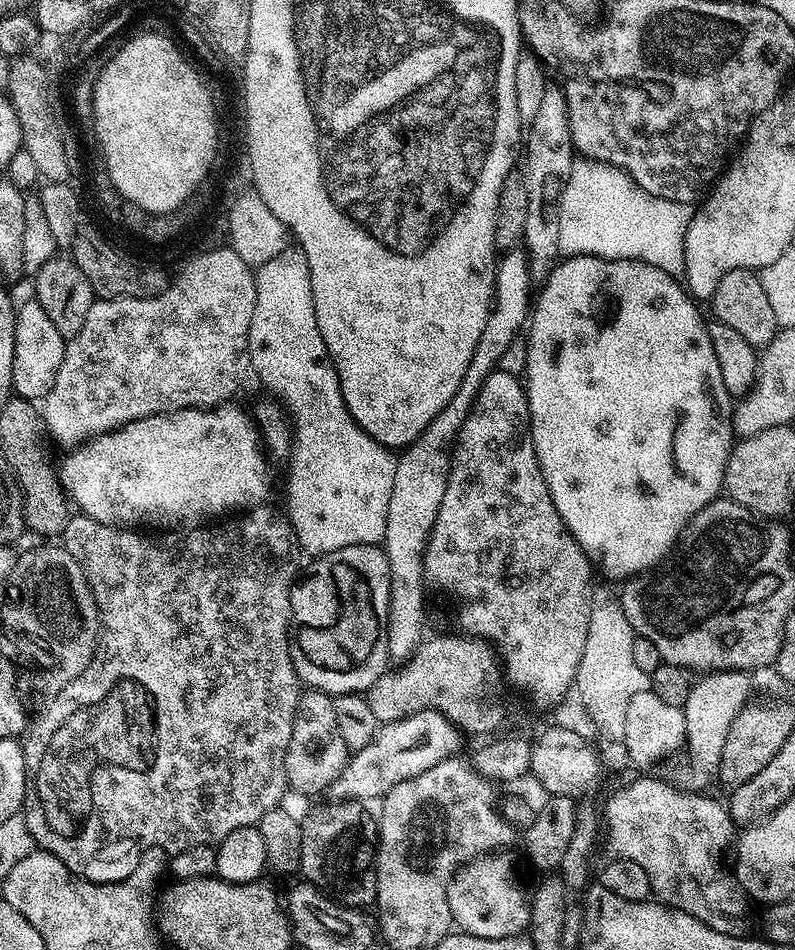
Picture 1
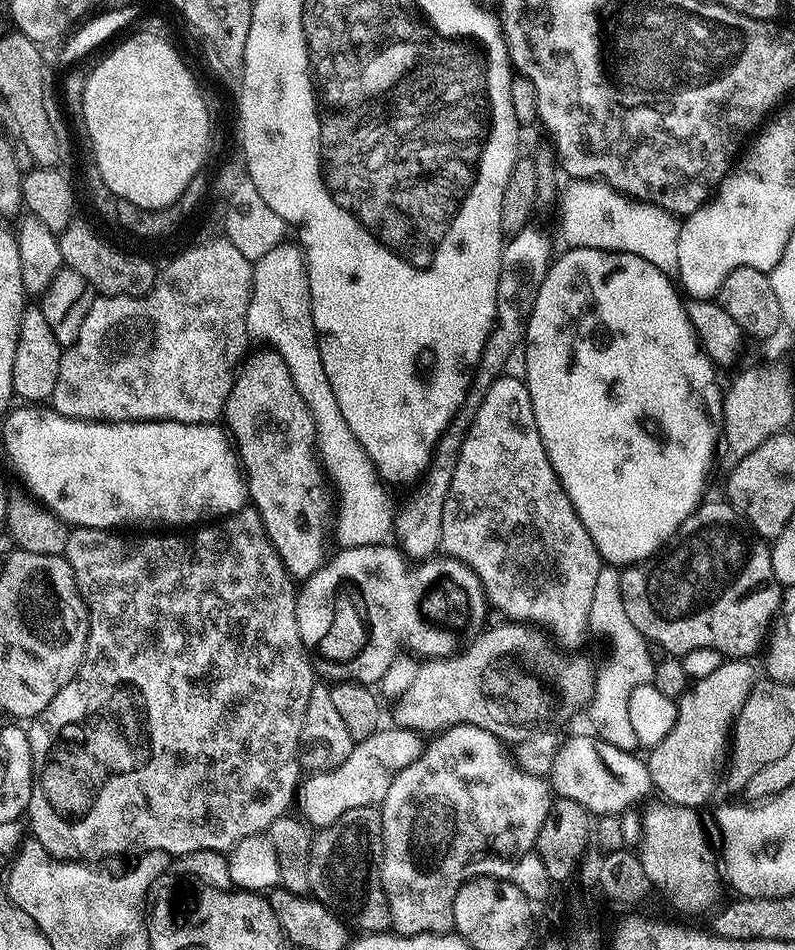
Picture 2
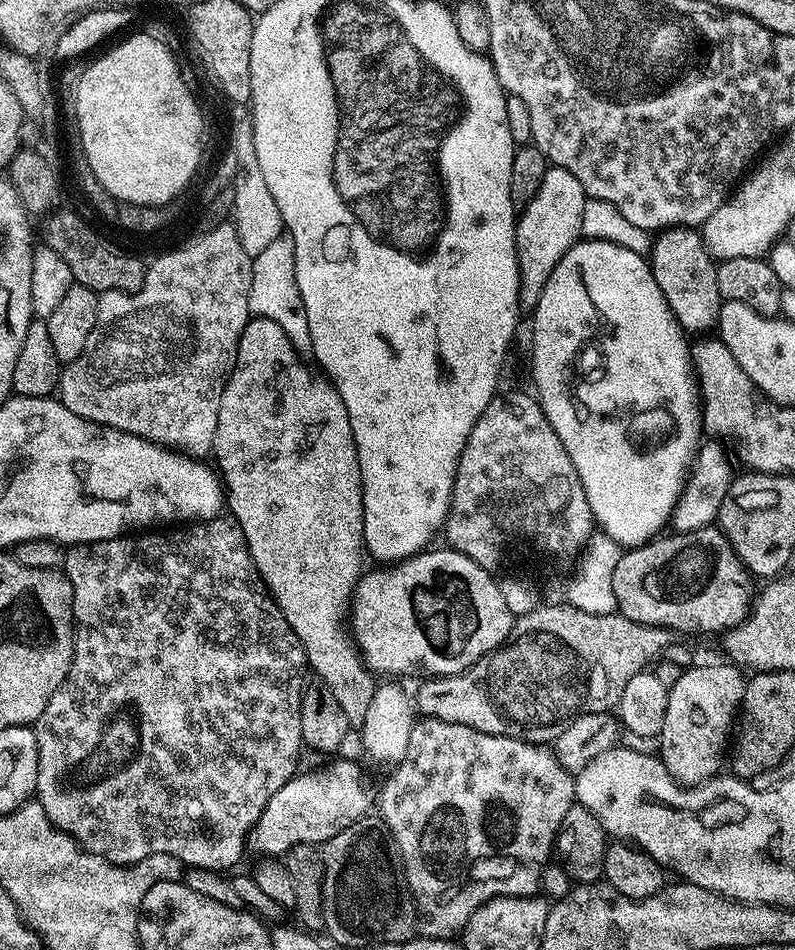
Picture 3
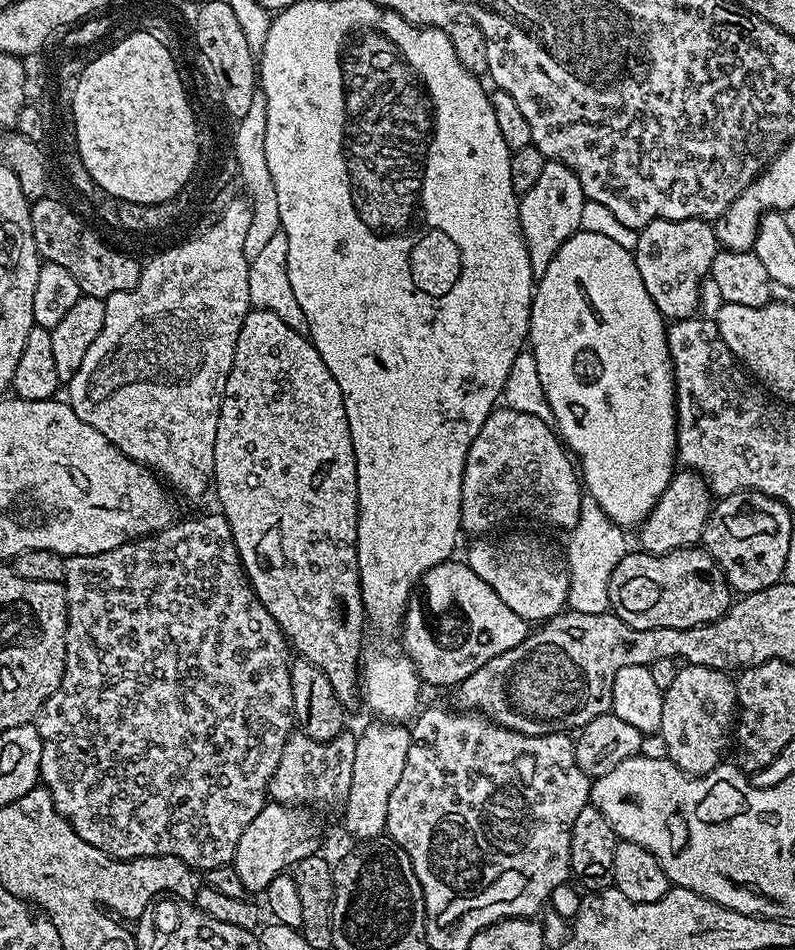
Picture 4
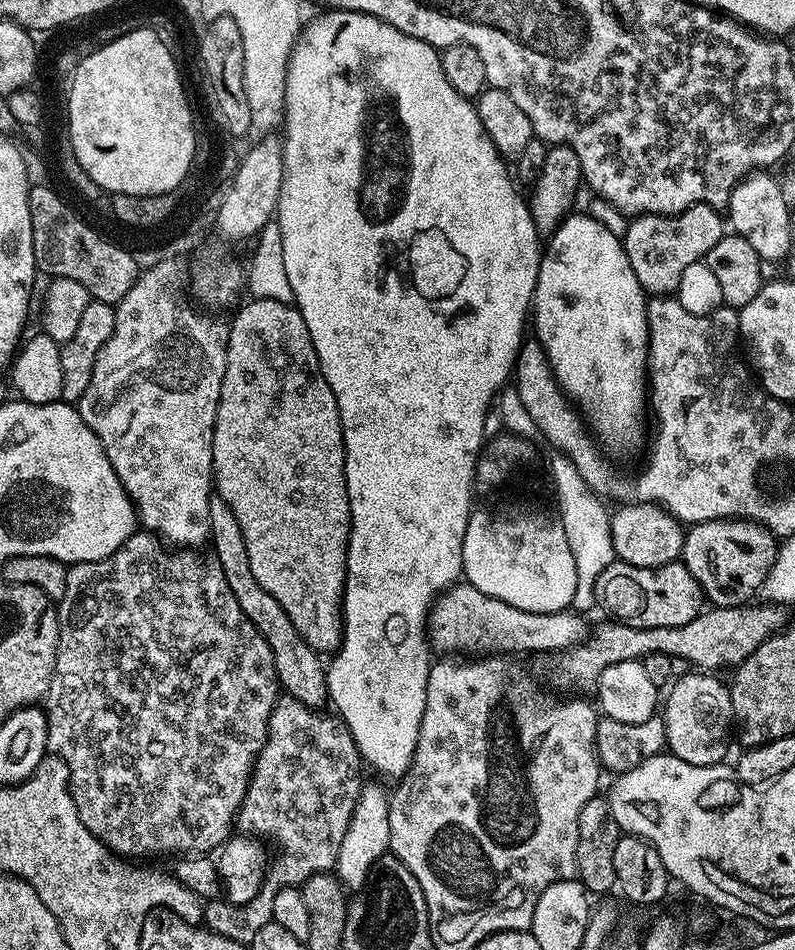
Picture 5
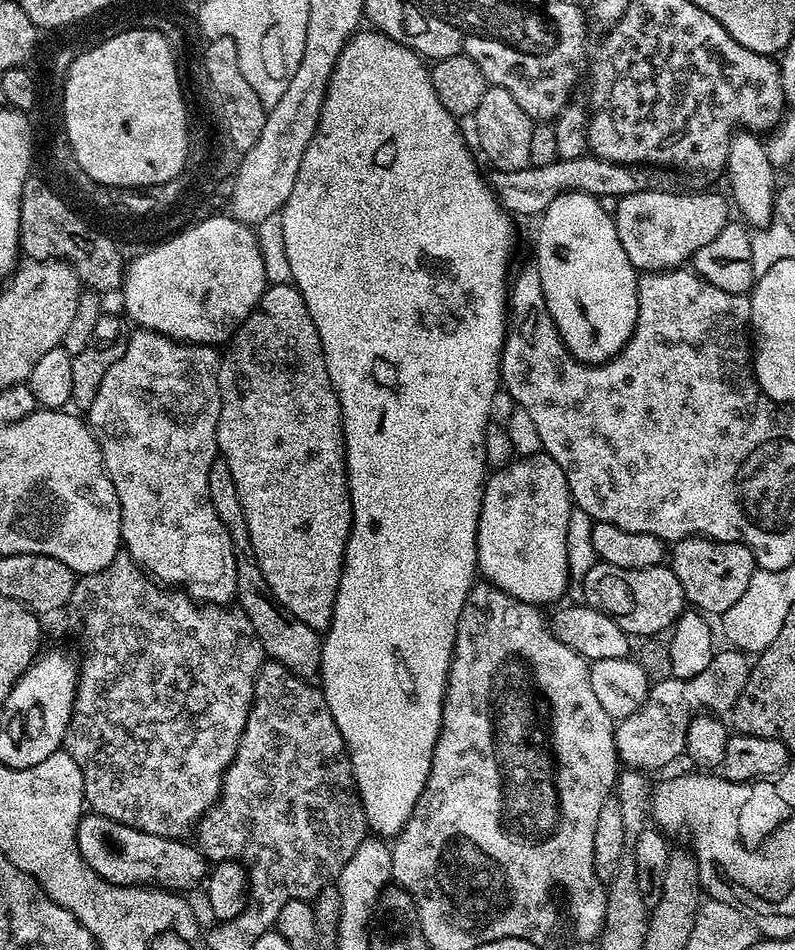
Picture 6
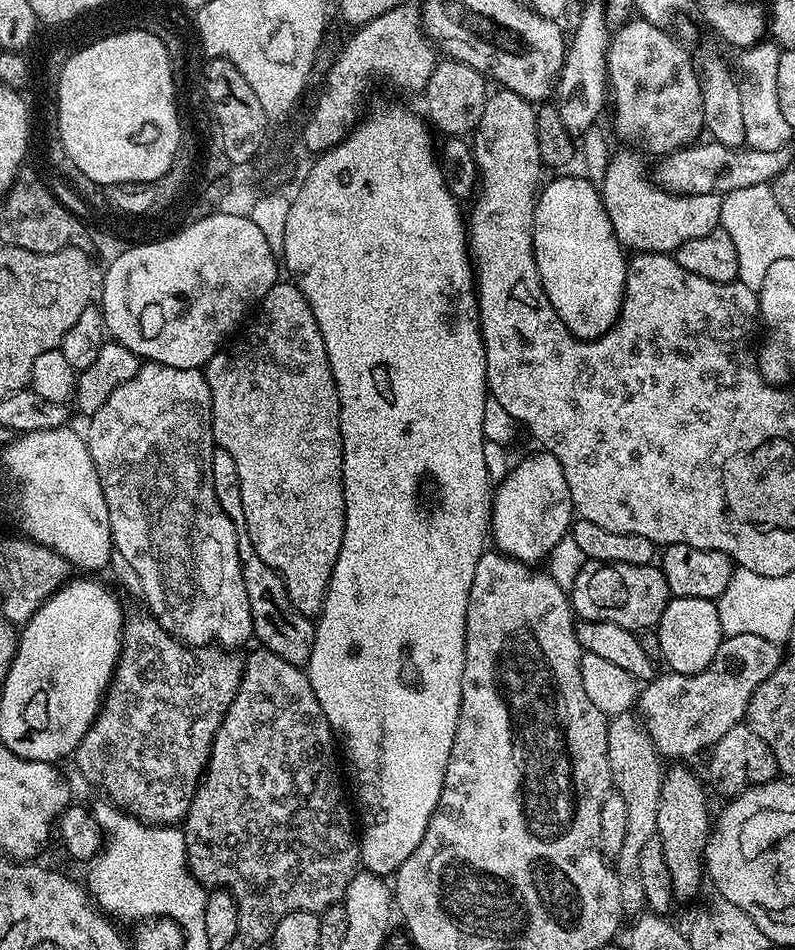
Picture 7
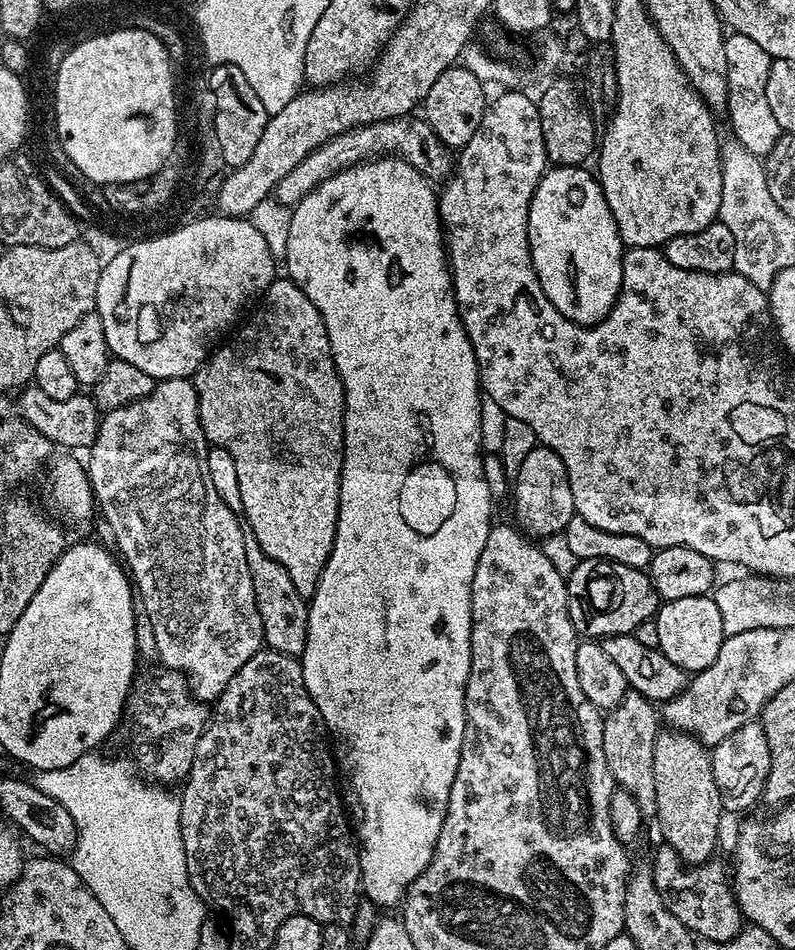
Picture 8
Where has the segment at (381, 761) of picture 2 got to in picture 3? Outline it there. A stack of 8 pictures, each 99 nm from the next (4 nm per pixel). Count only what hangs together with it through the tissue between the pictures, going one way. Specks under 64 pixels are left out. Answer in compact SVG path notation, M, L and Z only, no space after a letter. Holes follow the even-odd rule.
M340 760L329 768L320 768L317 772L304 772L292 777L292 780L274 794L260 815L254 829L254 844L260 854L270 858L283 857L290 849L299 844L324 845L334 838L346 826L369 815L368 808L374 804L374 796L368 793L364 785L364 772L352 760Z

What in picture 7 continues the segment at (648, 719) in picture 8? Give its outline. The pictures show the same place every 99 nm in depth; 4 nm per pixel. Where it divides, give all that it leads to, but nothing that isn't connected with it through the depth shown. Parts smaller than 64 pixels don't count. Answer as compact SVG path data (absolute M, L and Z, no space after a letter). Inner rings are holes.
M630 712L620 713L609 721L607 732L607 762L613 789L626 804L627 820L625 837L619 854L614 858L616 876L619 878L619 898L621 909L637 913L644 905L645 891L639 873L639 859L646 842L656 836L658 802L661 801L663 767L661 757L643 723Z

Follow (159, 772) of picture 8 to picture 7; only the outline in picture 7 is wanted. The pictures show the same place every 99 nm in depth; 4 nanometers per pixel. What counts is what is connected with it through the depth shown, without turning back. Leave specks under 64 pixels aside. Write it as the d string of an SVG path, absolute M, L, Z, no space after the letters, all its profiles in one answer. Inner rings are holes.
M143 614L144 616L127 617L120 642L120 659L116 665L116 670L112 674L112 682L108 685L108 691L102 701L100 713L96 716L96 720L90 726L90 730L82 738L82 742L77 746L74 753L74 761L78 767L79 775L83 776L89 785L97 784L102 791L105 792L107 799L111 801L115 807L125 811L130 816L136 817L138 820L144 821L146 824L163 825L165 822L180 822L184 819L184 814L188 810L188 803L192 800L192 793L200 779L204 774L205 768L210 763L212 755L212 739L218 729L220 723L224 721L224 716L228 713L228 708L232 704L236 691L240 689L240 679L244 677L245 661L240 660L231 651L225 650L220 646L189 646L180 643L174 636L170 636L168 631L157 622L156 617L151 614ZM100 738L106 742L102 744L104 752L106 748L118 746L120 738L124 738L124 760L106 760L100 762Z

